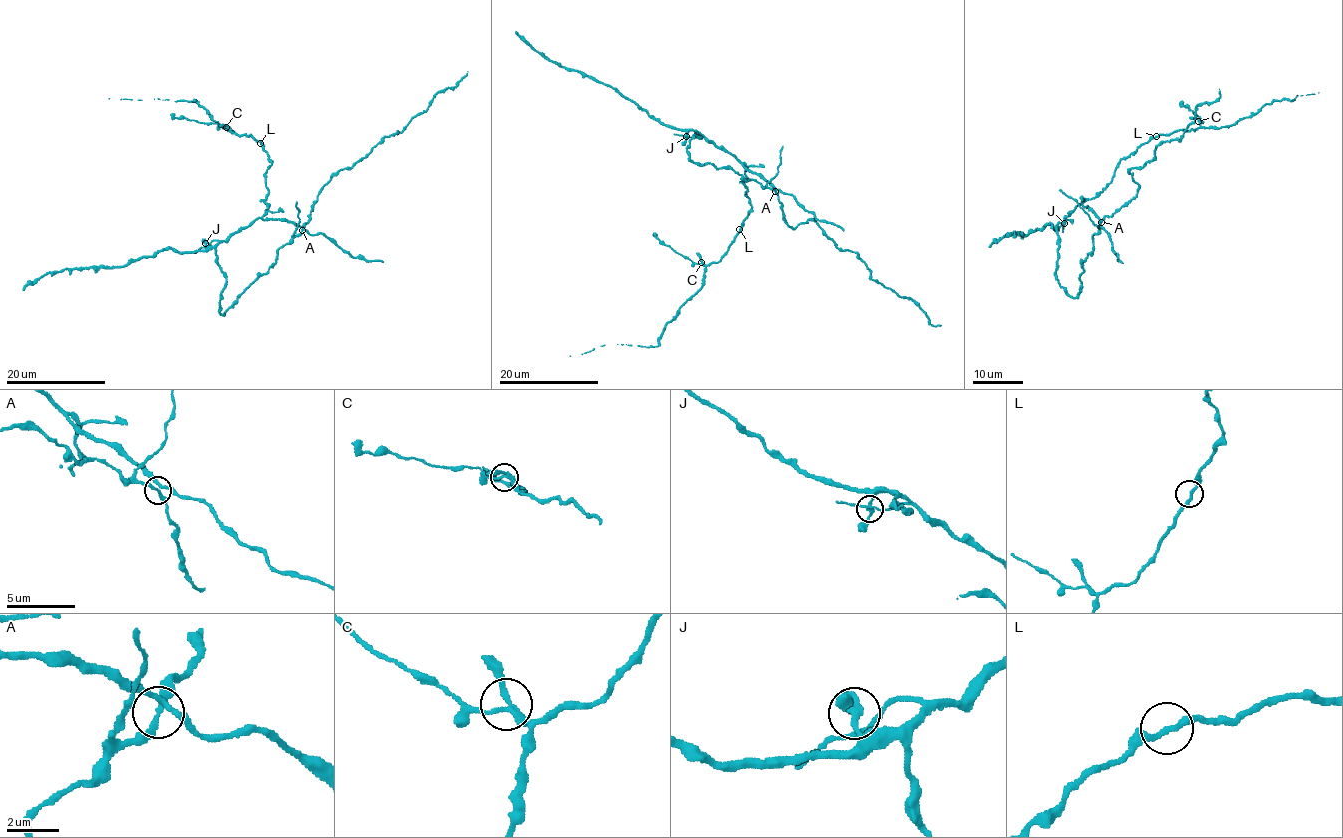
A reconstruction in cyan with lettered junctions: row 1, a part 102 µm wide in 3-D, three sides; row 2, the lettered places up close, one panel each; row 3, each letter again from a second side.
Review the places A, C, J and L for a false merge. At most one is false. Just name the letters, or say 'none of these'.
none of these

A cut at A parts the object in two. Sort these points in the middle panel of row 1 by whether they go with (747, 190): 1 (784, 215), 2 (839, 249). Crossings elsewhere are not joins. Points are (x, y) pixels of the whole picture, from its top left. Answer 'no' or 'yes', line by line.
1: no
2: no

